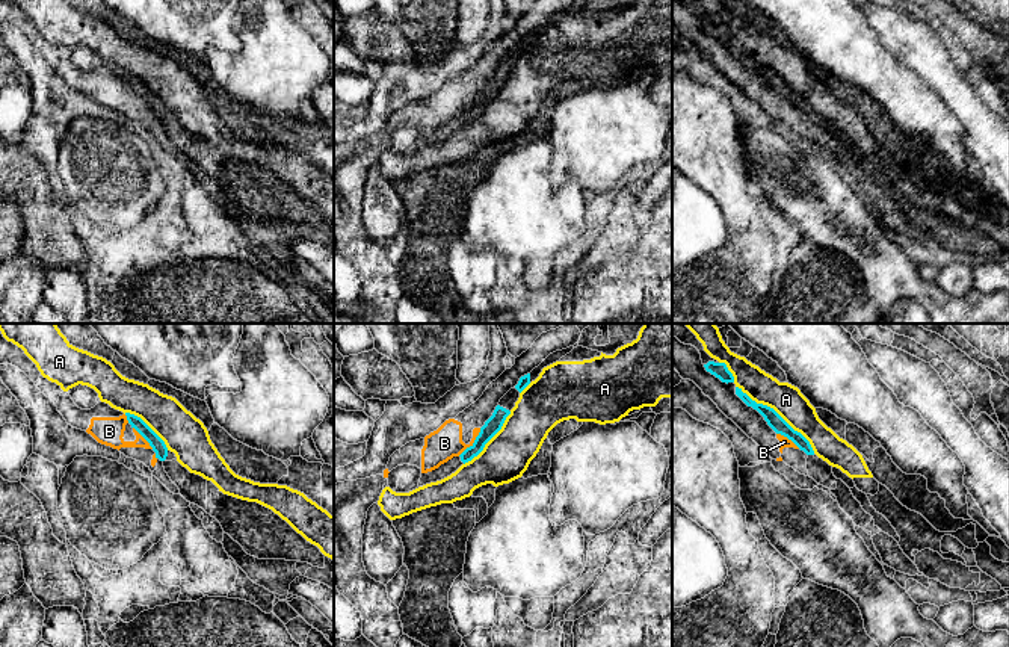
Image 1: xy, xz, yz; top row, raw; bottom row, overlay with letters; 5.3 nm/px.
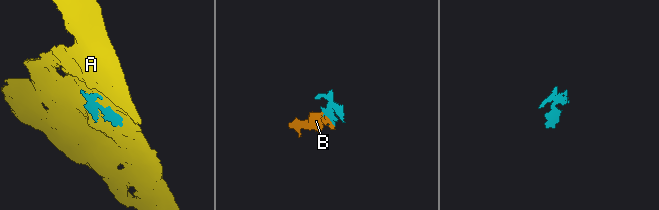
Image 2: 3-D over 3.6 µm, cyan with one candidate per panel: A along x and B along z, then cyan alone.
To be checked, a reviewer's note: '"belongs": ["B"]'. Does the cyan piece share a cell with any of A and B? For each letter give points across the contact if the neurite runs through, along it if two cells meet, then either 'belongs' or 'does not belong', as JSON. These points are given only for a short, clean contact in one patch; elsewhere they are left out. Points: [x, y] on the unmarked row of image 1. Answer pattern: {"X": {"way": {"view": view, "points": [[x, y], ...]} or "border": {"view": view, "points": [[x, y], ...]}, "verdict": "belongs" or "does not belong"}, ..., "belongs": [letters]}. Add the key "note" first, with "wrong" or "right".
{"note": "wrong", "A": {"verdict": "does not belong"}, "B": {"border": {"view": "xz", "points": [[481, 89], [476, 100], [458, 117]]}, "verdict": "does not belong"}, "belongs": []}

